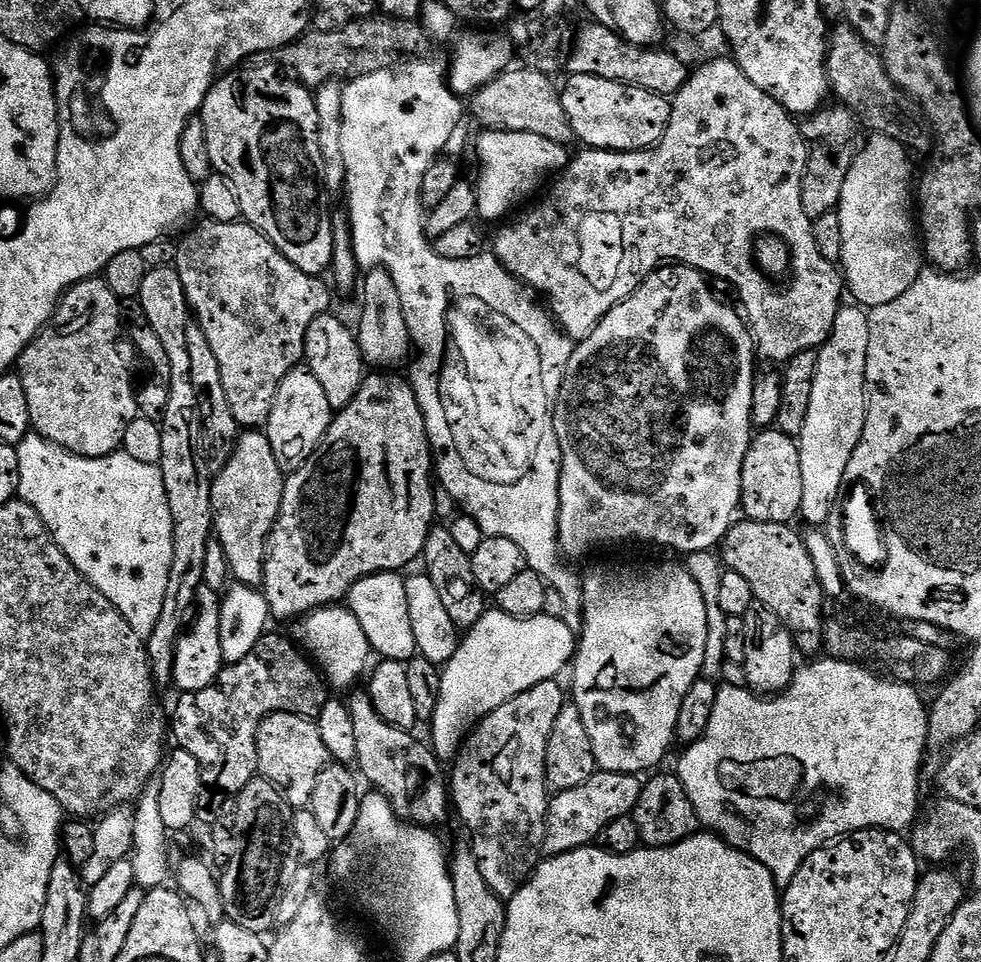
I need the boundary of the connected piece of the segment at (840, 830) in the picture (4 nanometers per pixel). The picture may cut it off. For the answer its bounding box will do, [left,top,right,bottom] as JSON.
[674,658,929,890]

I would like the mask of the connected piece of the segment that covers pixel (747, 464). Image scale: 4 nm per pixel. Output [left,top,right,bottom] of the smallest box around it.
[740,426,802,524]

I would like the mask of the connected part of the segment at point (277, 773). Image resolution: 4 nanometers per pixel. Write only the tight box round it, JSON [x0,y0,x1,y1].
[256,712,330,810]

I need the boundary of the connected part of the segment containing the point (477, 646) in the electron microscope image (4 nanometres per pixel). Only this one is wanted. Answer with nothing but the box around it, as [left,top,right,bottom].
[430,610,578,754]

